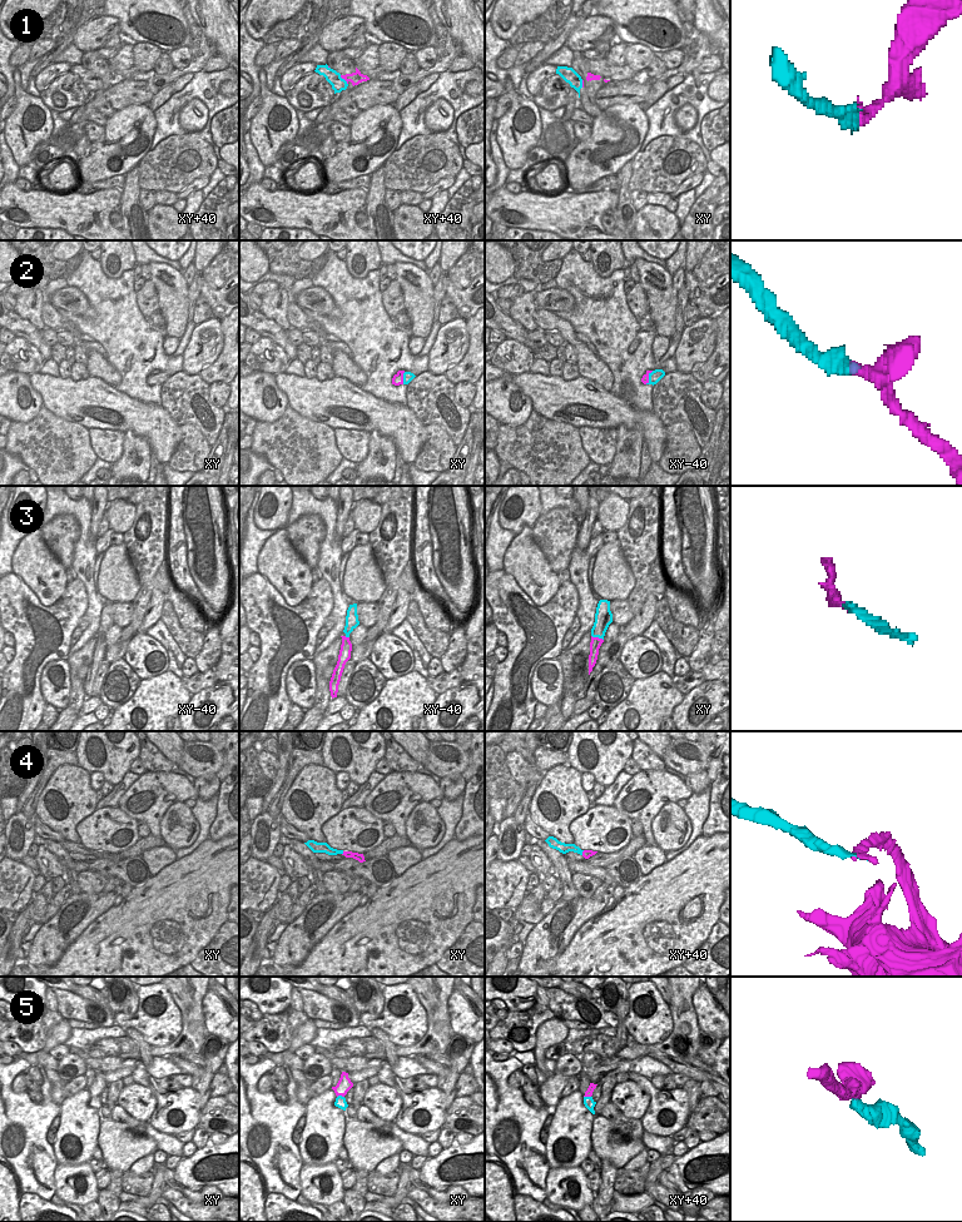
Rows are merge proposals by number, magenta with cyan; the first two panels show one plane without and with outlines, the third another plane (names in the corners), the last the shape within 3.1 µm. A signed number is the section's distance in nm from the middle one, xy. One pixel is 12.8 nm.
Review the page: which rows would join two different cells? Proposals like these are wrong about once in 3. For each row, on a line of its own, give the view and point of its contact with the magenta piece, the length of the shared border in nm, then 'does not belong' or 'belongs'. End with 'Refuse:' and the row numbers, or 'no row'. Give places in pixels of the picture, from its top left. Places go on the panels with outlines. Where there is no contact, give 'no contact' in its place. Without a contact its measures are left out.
1: xy+40 (345, 79) | 160 nm | belongs
2: xy (402, 378) | 160 nm | belongs
3: xy (598, 637) | 170 nm | belongs
4: xy (343, 853) | 50 nm | does not belong
5: xy (340, 1094) | 100 nm | belongs
Refuse: 4

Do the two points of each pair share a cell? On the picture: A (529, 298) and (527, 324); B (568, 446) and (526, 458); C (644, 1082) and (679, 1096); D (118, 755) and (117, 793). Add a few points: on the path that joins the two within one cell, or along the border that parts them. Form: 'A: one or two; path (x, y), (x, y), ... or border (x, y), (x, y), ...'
A: one; path (525, 304), (525, 318)
B: one; path (558, 446), (553, 450), (536, 450)
C: one; path (651, 1091), (660, 1099), (670, 1099)
D: two; border (128, 770), (114, 785)

